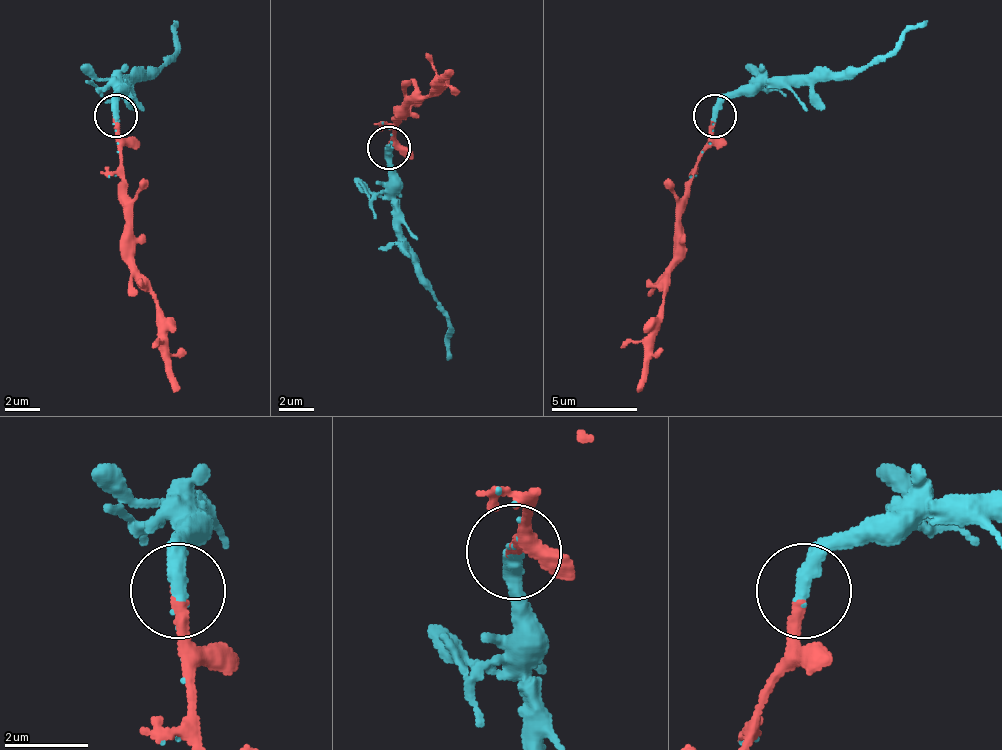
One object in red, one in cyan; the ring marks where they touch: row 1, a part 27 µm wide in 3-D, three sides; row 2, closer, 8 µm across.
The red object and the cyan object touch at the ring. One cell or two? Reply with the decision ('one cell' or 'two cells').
one cell

